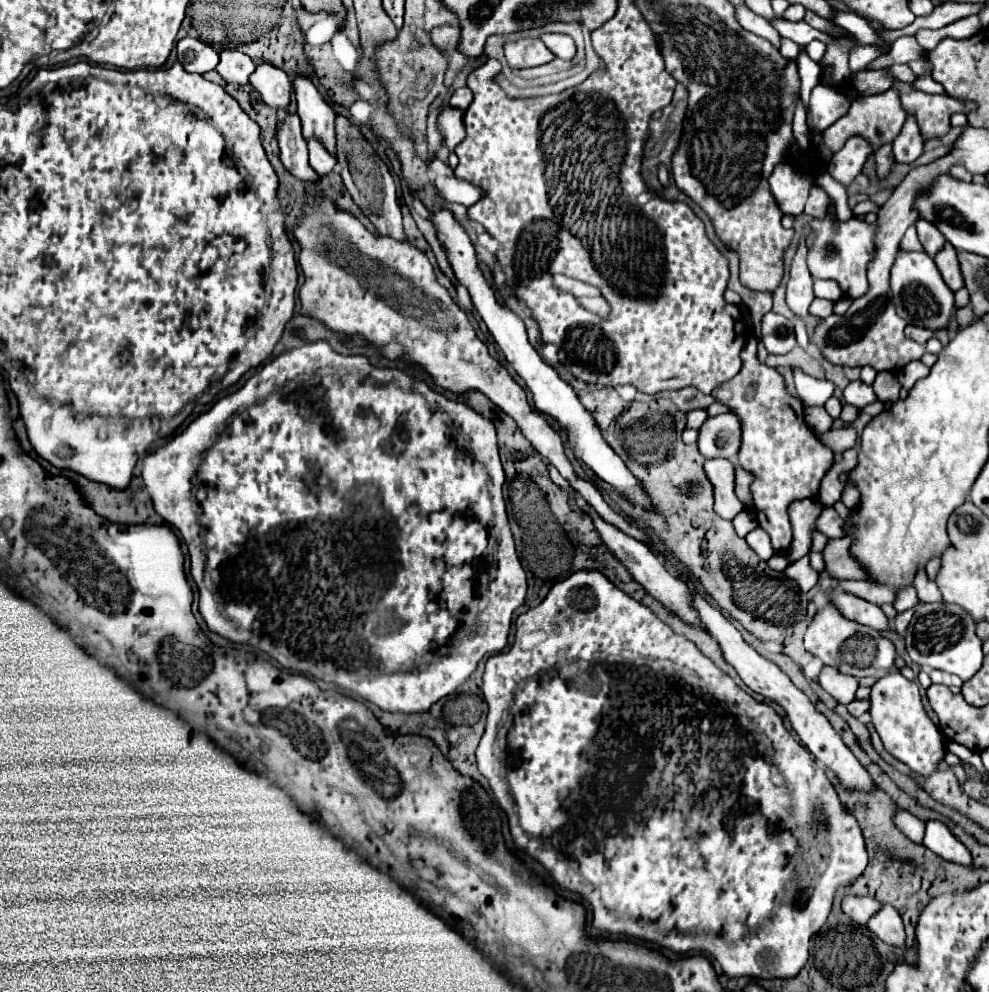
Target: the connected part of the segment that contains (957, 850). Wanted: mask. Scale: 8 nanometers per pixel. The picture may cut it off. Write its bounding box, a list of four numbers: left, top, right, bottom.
[923,821,971,865]

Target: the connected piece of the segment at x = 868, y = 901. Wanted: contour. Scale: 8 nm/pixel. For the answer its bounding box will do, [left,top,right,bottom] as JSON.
[843,895,879,925]

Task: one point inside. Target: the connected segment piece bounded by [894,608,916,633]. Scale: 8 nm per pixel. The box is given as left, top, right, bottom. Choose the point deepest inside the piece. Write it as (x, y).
(902, 621)

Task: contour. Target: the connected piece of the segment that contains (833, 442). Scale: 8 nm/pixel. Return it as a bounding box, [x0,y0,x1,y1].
[819,427,857,453]

